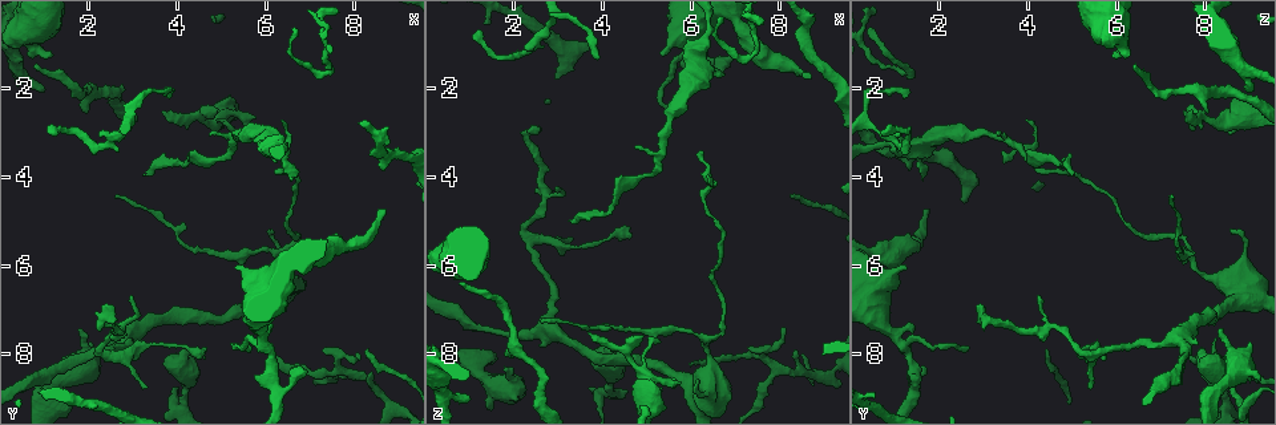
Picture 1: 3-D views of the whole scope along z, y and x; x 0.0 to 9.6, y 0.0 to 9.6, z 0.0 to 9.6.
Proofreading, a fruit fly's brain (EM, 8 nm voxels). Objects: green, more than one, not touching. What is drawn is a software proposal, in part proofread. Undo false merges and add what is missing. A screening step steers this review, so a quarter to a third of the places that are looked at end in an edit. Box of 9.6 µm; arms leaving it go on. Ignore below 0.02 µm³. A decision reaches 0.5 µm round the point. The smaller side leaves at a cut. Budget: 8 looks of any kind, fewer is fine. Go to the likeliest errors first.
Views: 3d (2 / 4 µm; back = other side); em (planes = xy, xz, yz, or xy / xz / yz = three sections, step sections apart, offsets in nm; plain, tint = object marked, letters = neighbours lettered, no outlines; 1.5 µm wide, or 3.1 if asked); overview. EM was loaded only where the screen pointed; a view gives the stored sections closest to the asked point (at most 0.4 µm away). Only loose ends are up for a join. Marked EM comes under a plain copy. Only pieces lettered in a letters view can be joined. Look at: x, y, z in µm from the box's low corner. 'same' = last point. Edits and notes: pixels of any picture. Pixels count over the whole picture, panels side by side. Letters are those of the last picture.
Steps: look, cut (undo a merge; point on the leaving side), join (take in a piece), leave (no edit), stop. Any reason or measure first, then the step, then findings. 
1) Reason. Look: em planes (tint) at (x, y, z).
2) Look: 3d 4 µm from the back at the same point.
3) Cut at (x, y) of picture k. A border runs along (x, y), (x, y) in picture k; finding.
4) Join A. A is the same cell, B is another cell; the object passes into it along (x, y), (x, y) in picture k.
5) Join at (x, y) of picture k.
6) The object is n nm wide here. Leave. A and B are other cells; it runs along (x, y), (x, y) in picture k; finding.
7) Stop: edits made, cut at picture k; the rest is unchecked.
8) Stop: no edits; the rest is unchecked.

Thin neck. Look: 3d 4 µm at (4.15, 8.90, 8.75).

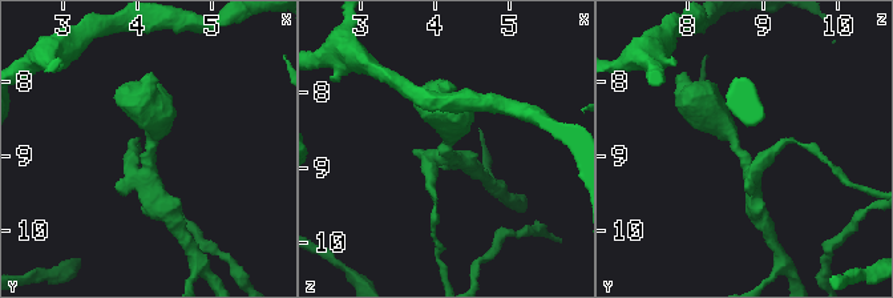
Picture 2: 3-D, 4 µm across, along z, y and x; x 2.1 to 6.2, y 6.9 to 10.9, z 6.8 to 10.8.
3 arms meet here; shape alone is not enough. Look: em xy step 4 (tint) at (4.20, 8.95, 8.70).

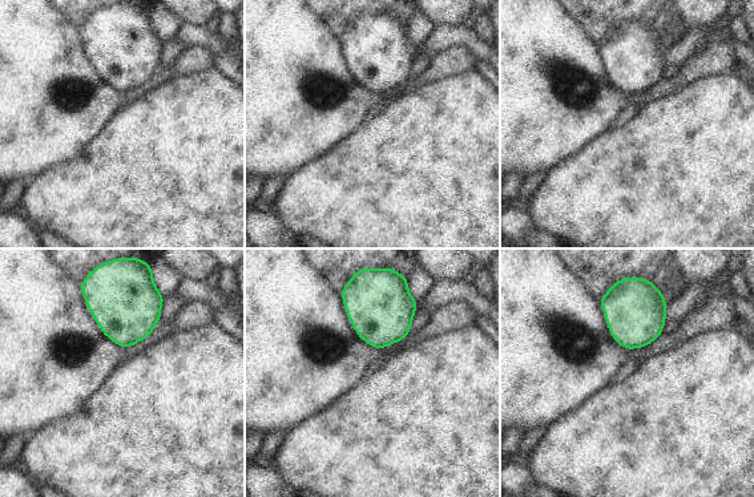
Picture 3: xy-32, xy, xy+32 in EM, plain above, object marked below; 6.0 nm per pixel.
Look: em planes (letters) at the same point.

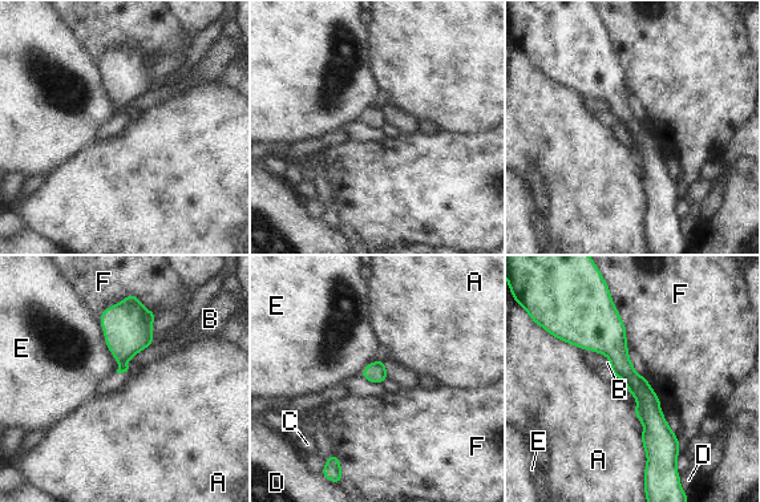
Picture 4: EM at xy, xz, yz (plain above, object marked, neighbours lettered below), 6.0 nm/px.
The object is 50 nm wide here. Leave. A, B, C, D, E and F are other cells; a border runs along (156, 314), (129, 294), (98, 316) in picture 4; all the same cell.

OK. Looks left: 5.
Branch stops here. Look: em xz step 8 (letters) at (6.15, 5.15, 8.60).

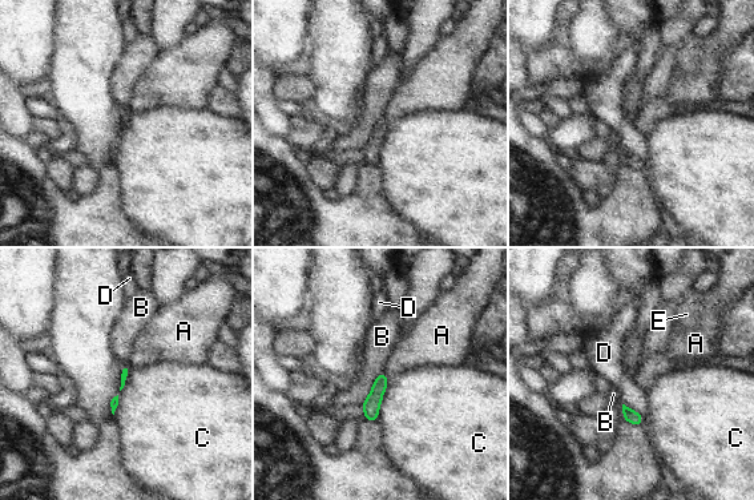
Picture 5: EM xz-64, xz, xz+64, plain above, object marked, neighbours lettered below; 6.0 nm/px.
Look: em xy step 4 (letters) at the same point.

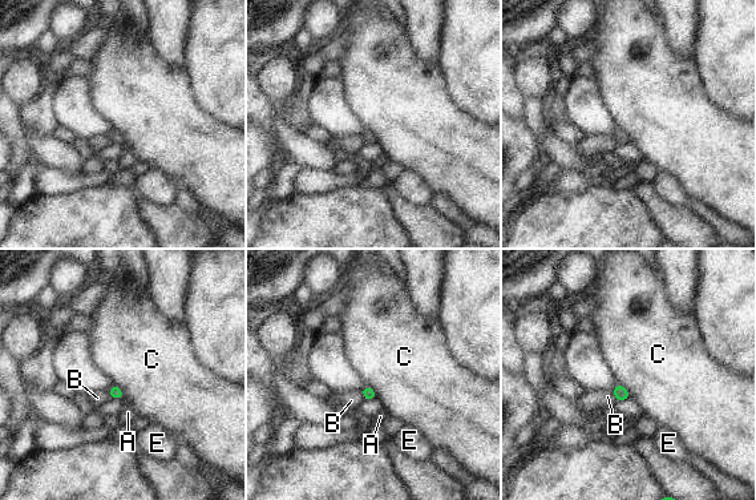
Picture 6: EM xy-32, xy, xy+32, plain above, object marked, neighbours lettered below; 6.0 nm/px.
Leave. A, B, C and E are other cells; a border runs along (114, 383), (121, 390), (124, 399) in picture 6; no lettered piece goes on from it.

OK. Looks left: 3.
An open end. Look: 3d 4 µm from the back at (3.20, 3.90, 5.00).

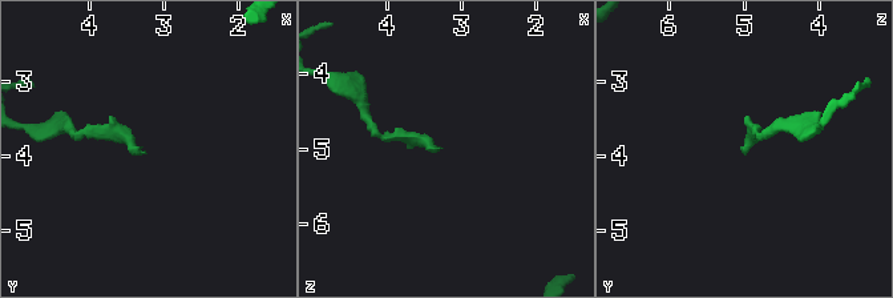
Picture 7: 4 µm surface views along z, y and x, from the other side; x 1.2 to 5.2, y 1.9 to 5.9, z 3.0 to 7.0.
Look: em 3.1 µm planes (tint) at (3.25, 3.95, 5.00).

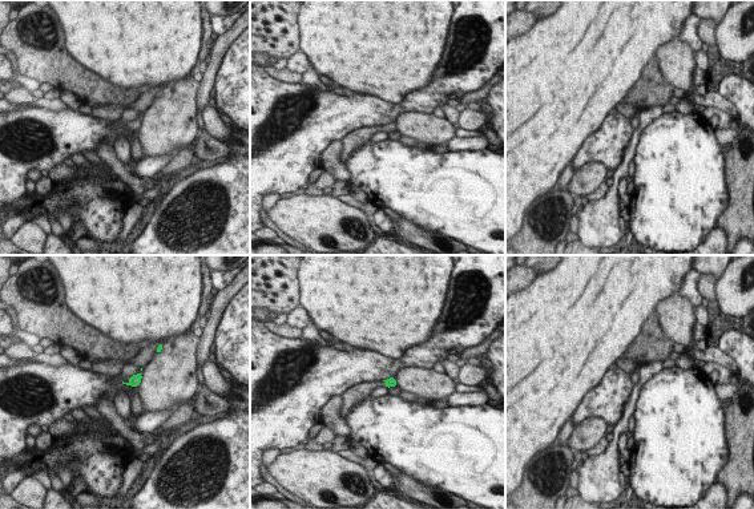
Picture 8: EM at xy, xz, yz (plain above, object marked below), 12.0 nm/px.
See the neighbours. Look: em 3.1 µm planes (letters) at the same point.

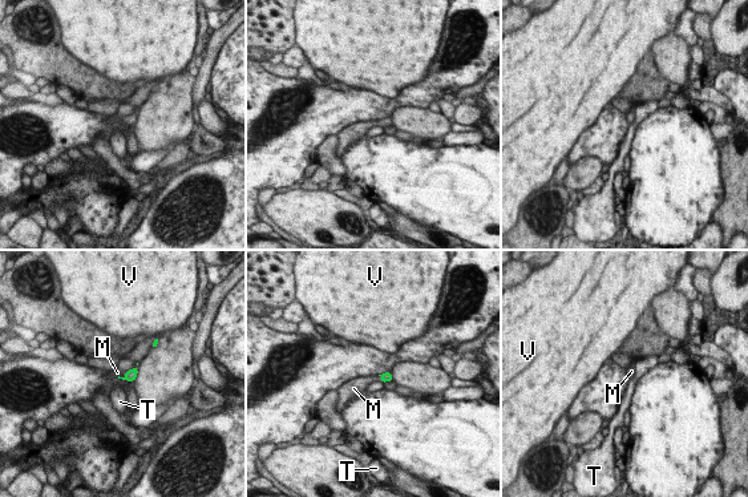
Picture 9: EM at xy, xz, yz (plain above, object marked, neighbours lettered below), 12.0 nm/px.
Join M. M is the same cell, T and V are other cells; it goes on there.

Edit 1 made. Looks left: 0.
Stop: edits made, join at picture 9; the rest is unchecked.

